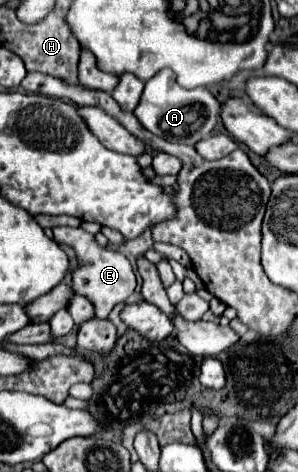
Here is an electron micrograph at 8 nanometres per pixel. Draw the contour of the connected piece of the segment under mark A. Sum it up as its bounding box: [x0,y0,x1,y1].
[134,68,222,146]

